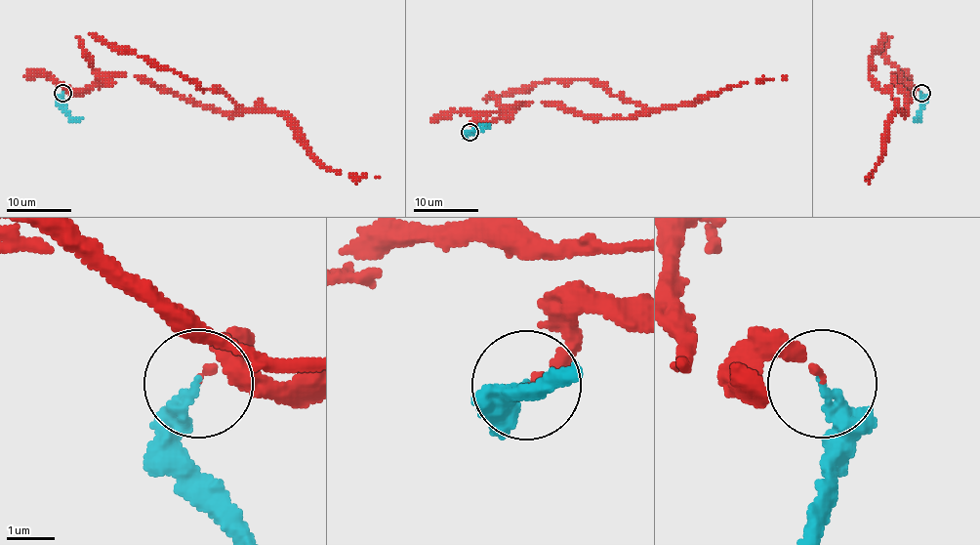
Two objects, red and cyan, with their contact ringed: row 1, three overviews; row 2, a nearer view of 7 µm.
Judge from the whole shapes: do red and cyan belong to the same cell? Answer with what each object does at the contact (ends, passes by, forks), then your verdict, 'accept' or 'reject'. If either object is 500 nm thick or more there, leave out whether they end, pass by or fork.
red ends | cyan ends | accept

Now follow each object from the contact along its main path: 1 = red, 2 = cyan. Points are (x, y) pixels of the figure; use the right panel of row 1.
1: (921, 93), (910, 93), (885, 56), (885, 34), (871, 52), (868, 75), (899, 105), (868, 176)
2: (921, 93), (923, 105), (915, 119)

